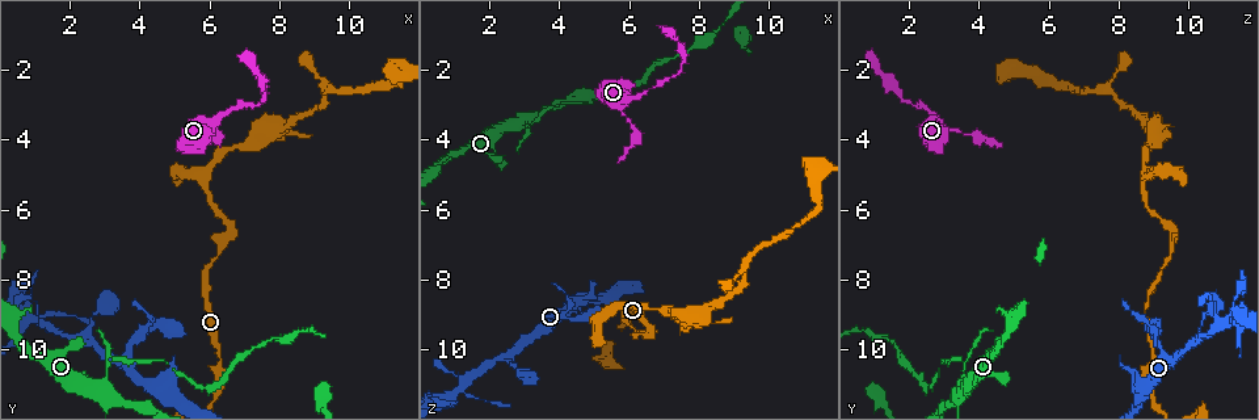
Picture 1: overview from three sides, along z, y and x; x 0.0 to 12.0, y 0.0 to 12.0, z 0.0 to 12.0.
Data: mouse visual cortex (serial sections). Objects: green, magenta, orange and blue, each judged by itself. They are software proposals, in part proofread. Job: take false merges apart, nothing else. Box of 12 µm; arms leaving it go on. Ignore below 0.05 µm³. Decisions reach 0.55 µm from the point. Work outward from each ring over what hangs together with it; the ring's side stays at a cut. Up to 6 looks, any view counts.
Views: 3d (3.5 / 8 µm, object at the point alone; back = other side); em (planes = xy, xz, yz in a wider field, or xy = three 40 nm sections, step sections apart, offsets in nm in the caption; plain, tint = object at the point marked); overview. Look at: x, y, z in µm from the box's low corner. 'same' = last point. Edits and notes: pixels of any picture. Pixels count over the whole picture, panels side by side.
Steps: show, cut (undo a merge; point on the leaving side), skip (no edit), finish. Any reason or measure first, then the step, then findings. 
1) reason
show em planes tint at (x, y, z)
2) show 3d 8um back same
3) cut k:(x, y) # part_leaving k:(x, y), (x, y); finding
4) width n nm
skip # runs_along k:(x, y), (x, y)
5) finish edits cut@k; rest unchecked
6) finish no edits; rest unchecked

abrupt turn
show 3d 3.5um at (3.3, 10.2, 3.5)

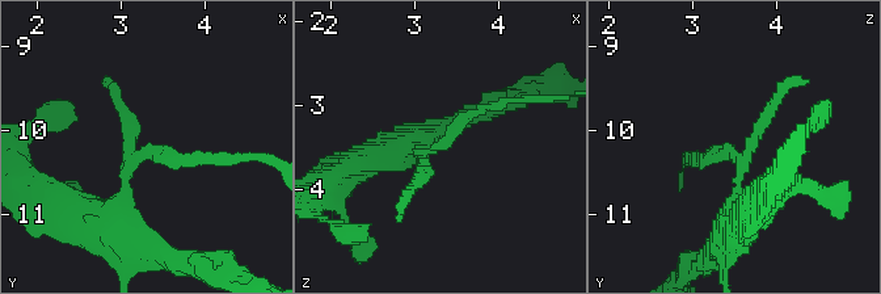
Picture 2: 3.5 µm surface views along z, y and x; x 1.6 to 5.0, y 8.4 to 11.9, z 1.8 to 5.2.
need the tissue
show em xy step 1 tint at (3.20, 10.35, 3.50)

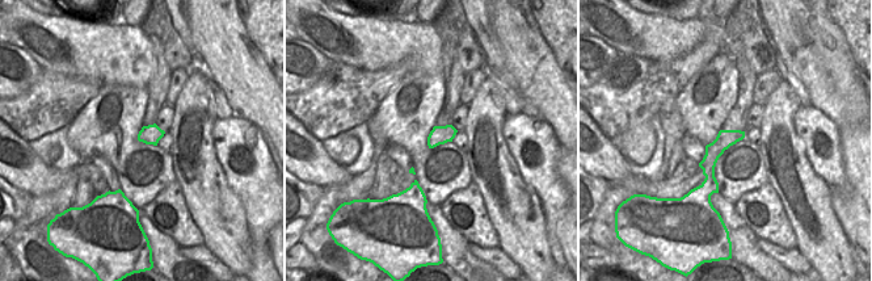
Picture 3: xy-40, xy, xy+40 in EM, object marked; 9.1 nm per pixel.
cut 2:(168, 154) # part_leaving 2:(134, 163), (150, 151), (237, 159); two cells meet here

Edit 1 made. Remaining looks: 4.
sharp bend
show 3d 3.5um at (6.1, 3.8, 3.6)

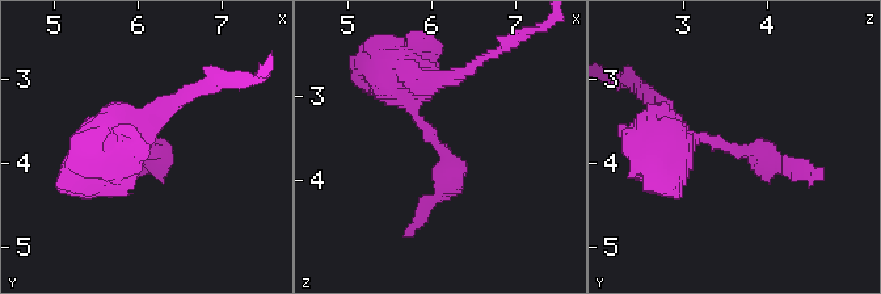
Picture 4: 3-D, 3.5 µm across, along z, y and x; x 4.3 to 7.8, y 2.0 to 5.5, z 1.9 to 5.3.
now the EM
show em xy step 5 tint at (6.05, 3.85, 3.55)

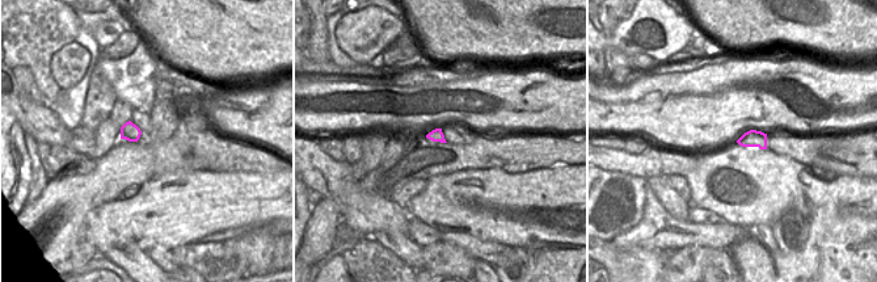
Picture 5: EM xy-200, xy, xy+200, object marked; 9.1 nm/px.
show em xy step 3 tint same

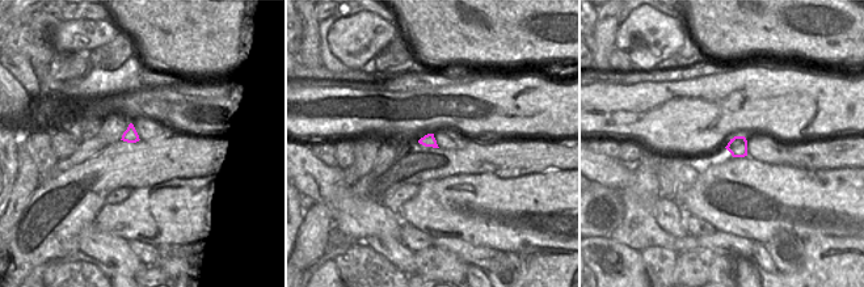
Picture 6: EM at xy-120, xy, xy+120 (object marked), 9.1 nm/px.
skip # runs_along 4:(658, 143), (712, 139), (792, 168); continuous, no second cell

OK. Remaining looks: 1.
finish edits cut@2; rest unchecked

